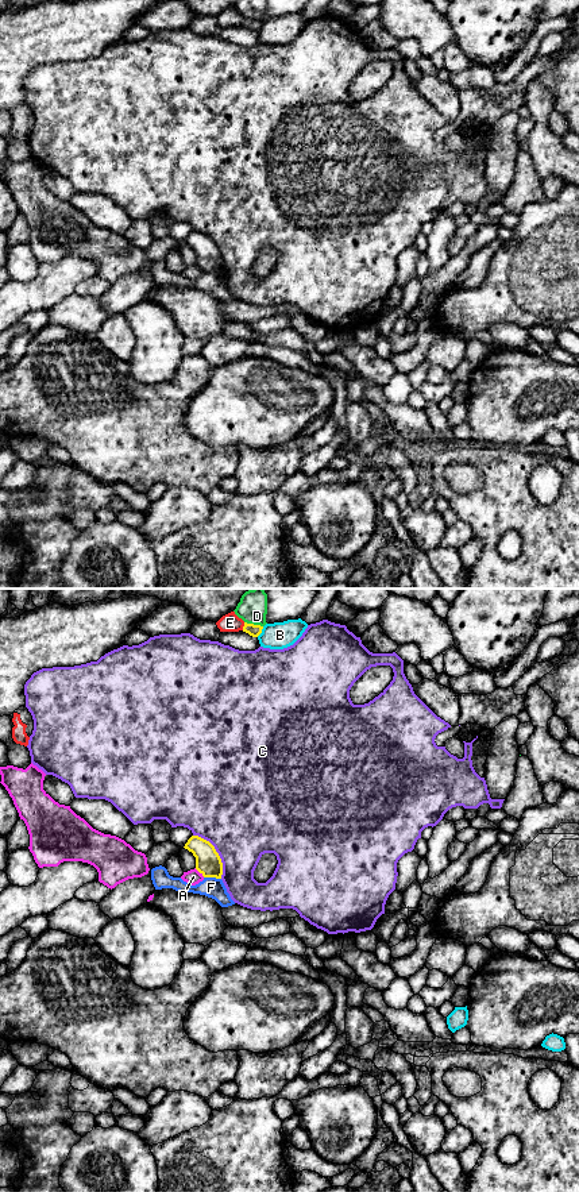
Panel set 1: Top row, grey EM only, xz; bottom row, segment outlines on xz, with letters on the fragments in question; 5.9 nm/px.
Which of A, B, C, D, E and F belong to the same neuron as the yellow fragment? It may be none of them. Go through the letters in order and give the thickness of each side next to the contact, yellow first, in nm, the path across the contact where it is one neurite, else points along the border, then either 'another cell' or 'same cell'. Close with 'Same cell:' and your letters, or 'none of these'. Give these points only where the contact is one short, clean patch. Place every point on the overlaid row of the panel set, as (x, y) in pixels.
A: 150/90 nm | another cell
B: 70/160 nm | along xz (263, 627), (257, 636) | another cell
C: 150/480 nm | another cell
D: 70/180 nm | another cell
E: 70/110 nm | another cell
F: 150/120 nm | along xz (204, 876), (220, 879) | another cell
Same cell: none of these

